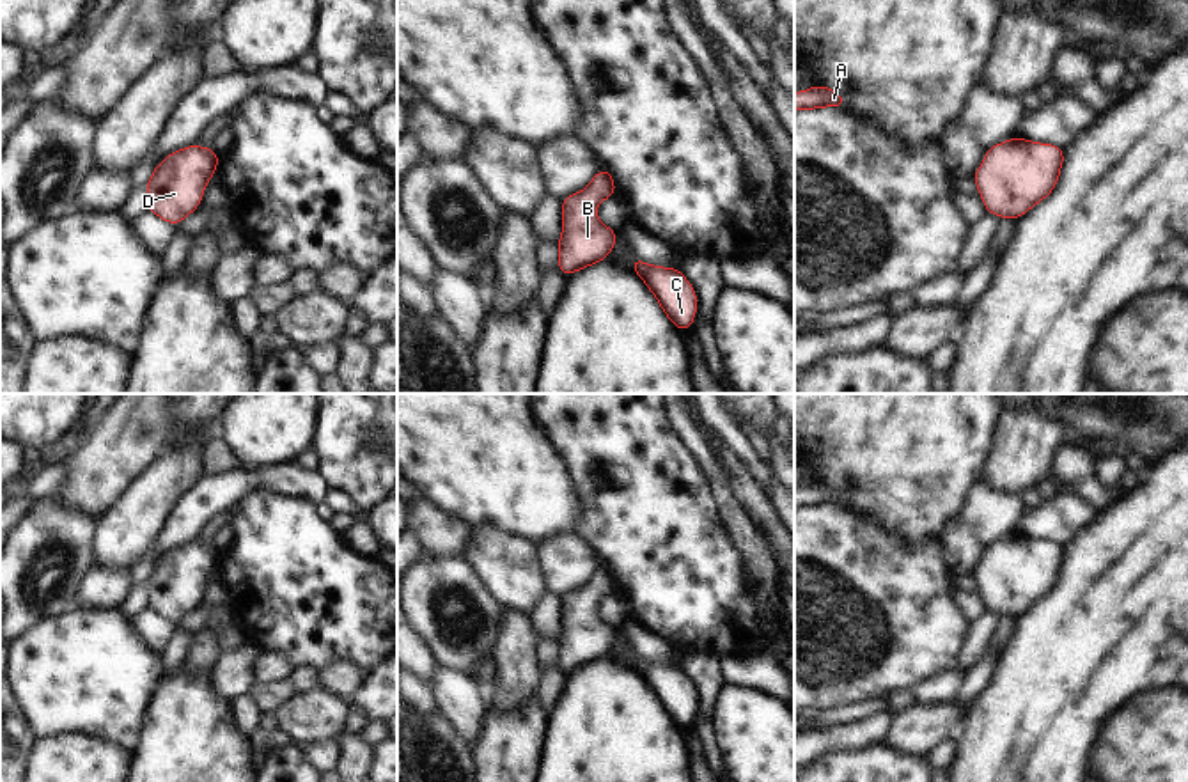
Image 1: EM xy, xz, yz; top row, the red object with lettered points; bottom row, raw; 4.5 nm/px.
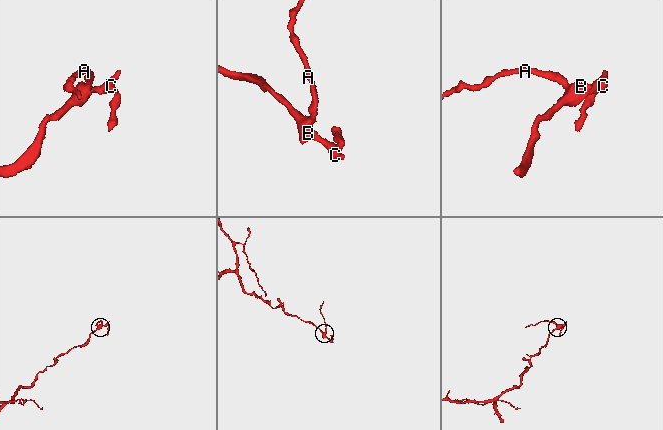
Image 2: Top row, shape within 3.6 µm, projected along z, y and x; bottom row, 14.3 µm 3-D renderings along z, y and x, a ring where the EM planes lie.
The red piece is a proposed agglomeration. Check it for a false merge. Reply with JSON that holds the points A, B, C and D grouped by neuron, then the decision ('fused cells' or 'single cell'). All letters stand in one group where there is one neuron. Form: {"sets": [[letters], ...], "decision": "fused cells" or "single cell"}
{"sets": [["A", "B", "C", "D"]], "decision": "single cell"}

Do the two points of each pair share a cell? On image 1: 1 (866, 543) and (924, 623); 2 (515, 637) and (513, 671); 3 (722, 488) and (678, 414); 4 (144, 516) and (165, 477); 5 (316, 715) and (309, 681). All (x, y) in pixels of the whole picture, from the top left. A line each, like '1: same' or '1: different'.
1: same
2: same
3: same
4: same
5: different

